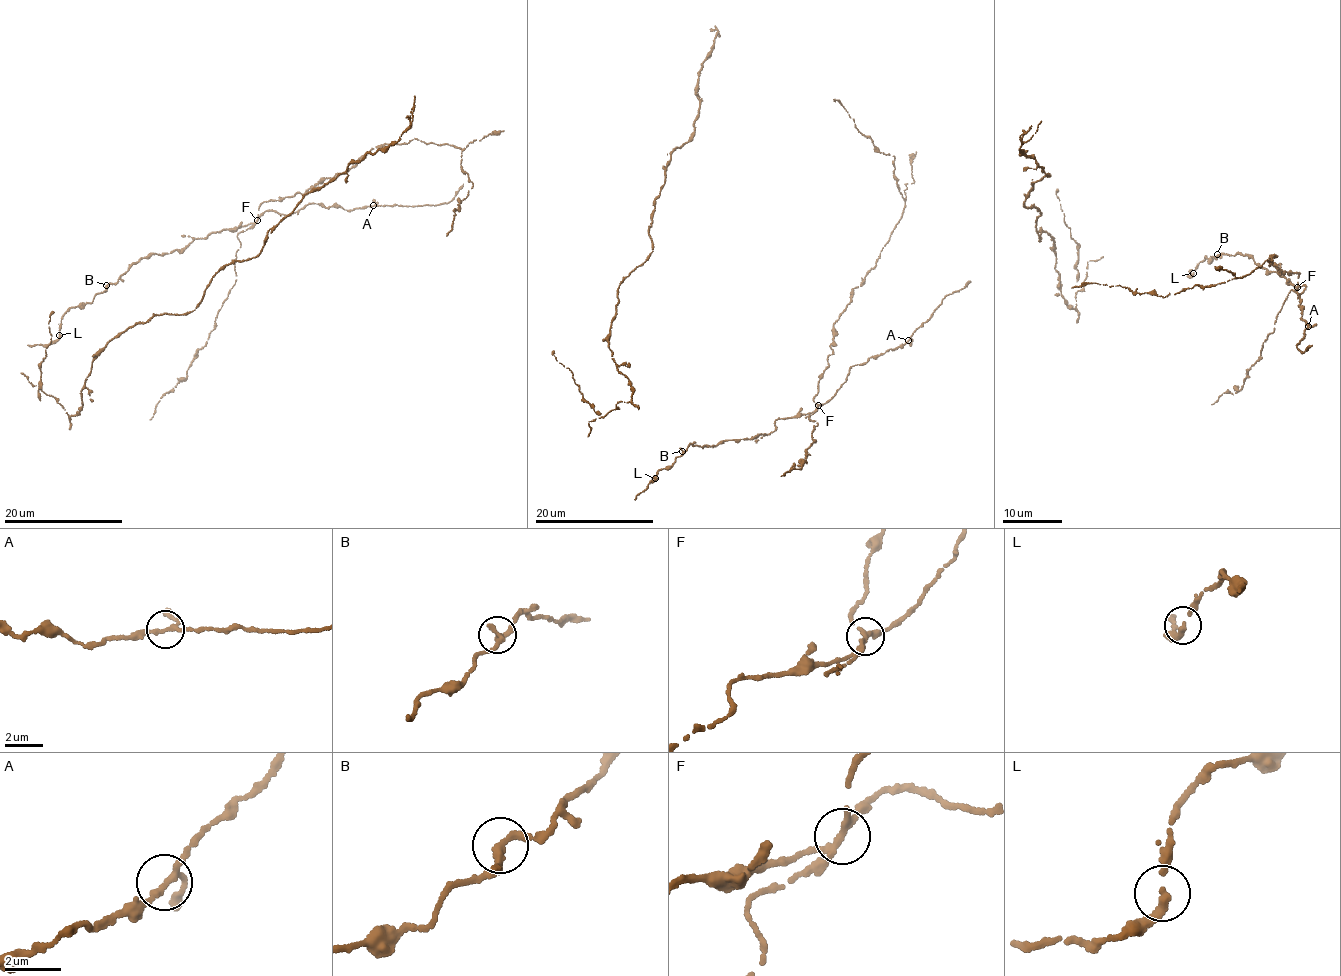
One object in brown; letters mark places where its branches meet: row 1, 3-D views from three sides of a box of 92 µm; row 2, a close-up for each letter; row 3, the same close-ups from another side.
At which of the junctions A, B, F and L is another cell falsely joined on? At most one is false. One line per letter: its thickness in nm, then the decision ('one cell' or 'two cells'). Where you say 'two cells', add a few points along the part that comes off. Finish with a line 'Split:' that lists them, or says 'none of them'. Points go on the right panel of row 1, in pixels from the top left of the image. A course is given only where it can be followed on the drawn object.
A: calibre 200 nm; one cell
B: calibre 240 nm; one cell
F: calibre 240 nm; two cells
L: calibre 240 nm; one cell
Split: F

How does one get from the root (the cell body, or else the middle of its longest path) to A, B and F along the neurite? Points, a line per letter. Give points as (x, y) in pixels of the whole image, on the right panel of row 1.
A: (1189, 275), (1204, 257), (1211, 262), (1220, 254), (1248, 255), (1298, 289), (1306, 285), (1297, 293), (1308, 326)
B: (1189, 275), (1204, 257), (1211, 262), (1217, 254)
F: (1189, 275), (1204, 257), (1211, 262), (1220, 254), (1239, 253), (1248, 255), (1270, 274), (1278, 271), (1297, 287)

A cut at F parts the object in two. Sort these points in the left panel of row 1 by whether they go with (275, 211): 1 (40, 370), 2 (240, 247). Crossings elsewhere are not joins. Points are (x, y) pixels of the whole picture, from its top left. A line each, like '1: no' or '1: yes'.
1: no
2: no

